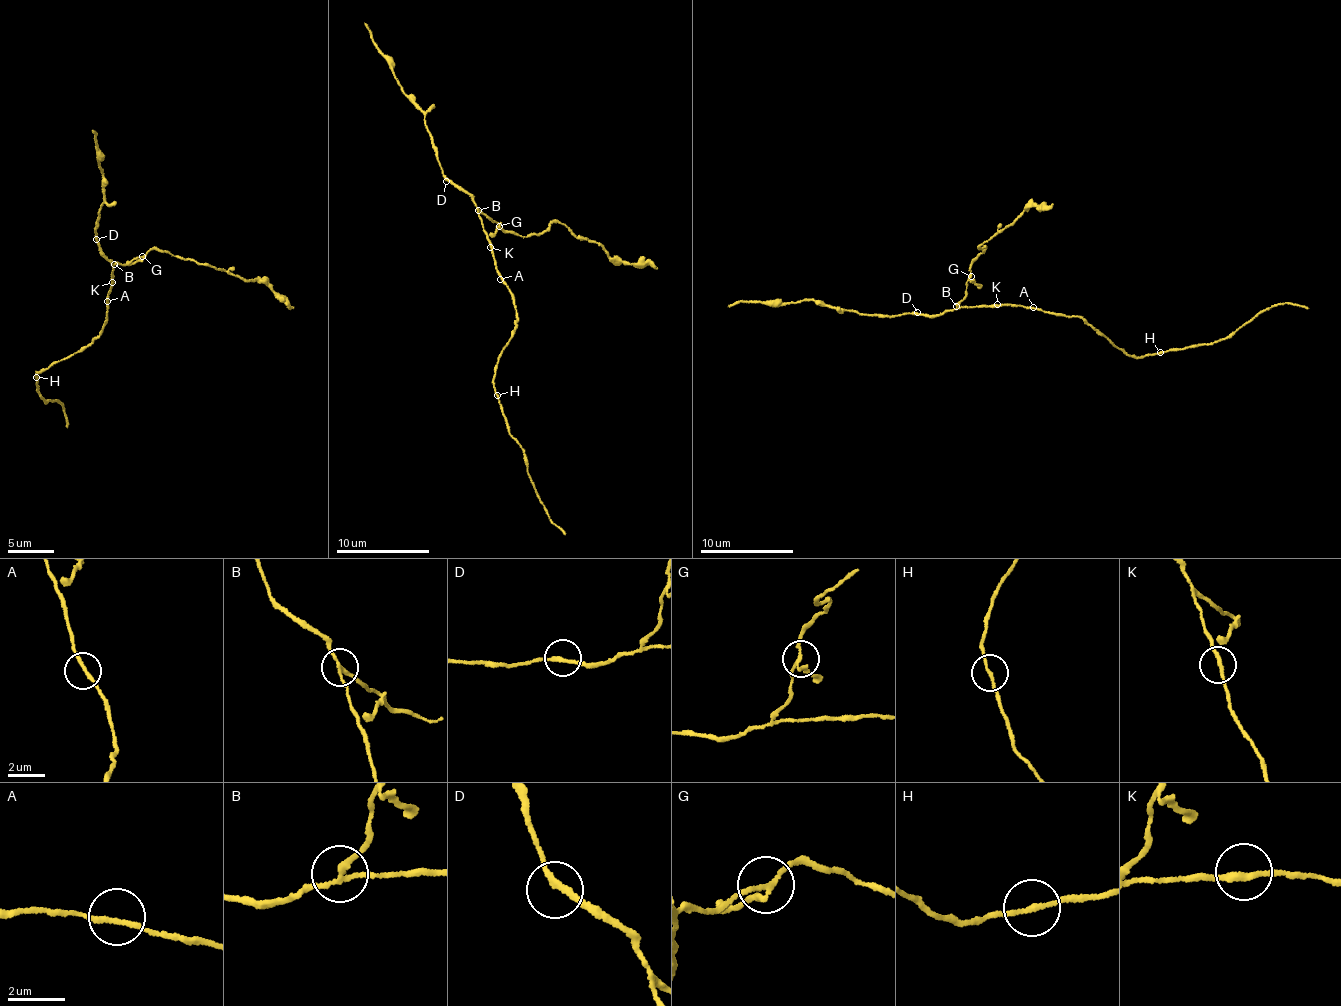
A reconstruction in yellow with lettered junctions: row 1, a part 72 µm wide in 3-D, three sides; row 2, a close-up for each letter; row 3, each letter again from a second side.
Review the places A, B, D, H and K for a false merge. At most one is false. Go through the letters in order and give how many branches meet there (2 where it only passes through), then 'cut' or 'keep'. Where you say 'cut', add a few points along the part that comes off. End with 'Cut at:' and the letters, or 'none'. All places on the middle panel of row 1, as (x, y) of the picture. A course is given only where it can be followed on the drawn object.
A: 2 | keep
B: 3 | cut | (477, 210), (503, 231), (528, 237), (555, 222), (565, 225), (574, 236), (600, 243), (612, 258), (657, 269)
D: 2 | keep
H: 2 | keep
K: 2 | keep
Cut at: B

